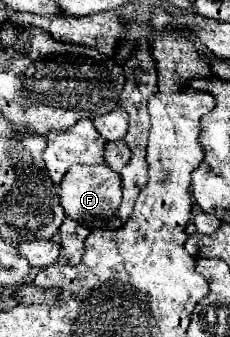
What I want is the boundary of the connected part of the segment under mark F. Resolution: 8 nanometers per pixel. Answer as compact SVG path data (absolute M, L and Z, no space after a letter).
M74 164L66 172L64 180L60 182L58 194L60 194L60 206L64 208L68 218L78 220L80 224L86 224L88 228L98 228L104 222L110 222L116 218L116 212L122 200L122 180L106 164L100 164L100 166Z

